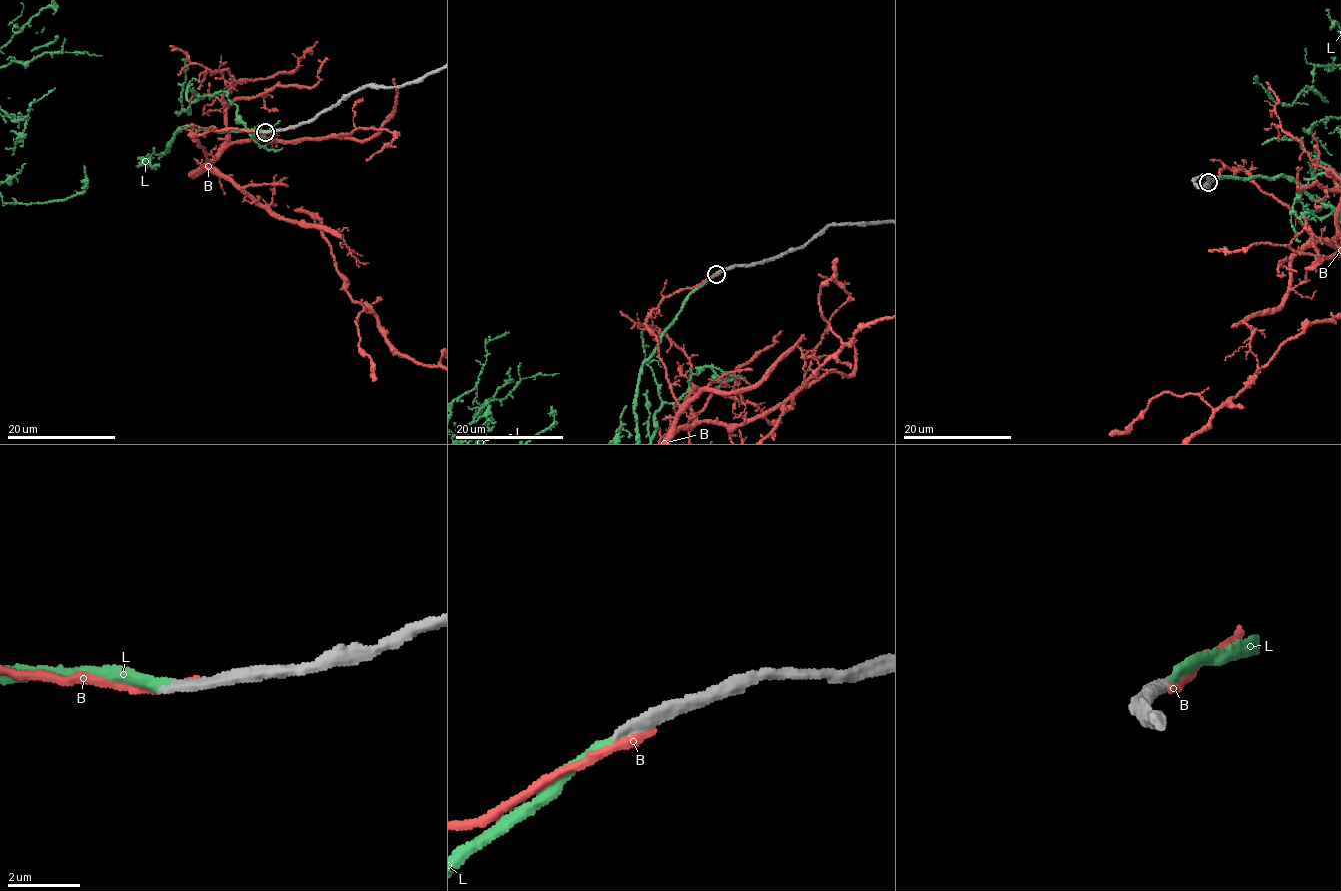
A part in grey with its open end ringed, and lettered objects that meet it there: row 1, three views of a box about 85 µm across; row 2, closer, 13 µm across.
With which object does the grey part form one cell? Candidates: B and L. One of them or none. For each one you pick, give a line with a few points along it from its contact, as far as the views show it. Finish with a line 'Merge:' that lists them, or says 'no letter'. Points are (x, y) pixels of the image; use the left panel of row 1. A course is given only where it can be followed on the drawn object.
Merge: L

